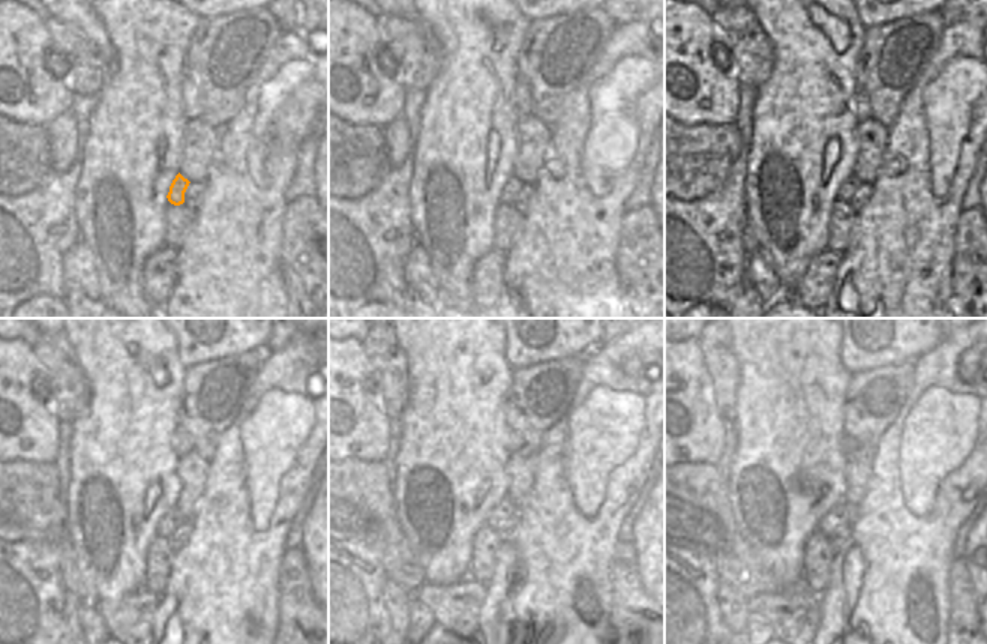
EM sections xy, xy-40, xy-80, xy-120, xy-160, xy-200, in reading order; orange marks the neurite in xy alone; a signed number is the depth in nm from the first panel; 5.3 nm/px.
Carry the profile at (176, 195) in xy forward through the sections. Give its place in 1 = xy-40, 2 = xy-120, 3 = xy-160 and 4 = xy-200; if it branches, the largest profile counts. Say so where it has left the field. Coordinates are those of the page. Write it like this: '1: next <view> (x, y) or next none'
1: next xy-40 (513, 186)
2: next xy-120 (170, 521)
3: next xy-160 (504, 509)
4: next xy-200 (843, 511)

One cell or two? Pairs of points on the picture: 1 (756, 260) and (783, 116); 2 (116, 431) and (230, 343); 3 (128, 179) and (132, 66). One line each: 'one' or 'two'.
1: two
2: two
3: one

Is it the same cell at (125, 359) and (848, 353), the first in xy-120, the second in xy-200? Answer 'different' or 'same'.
different

